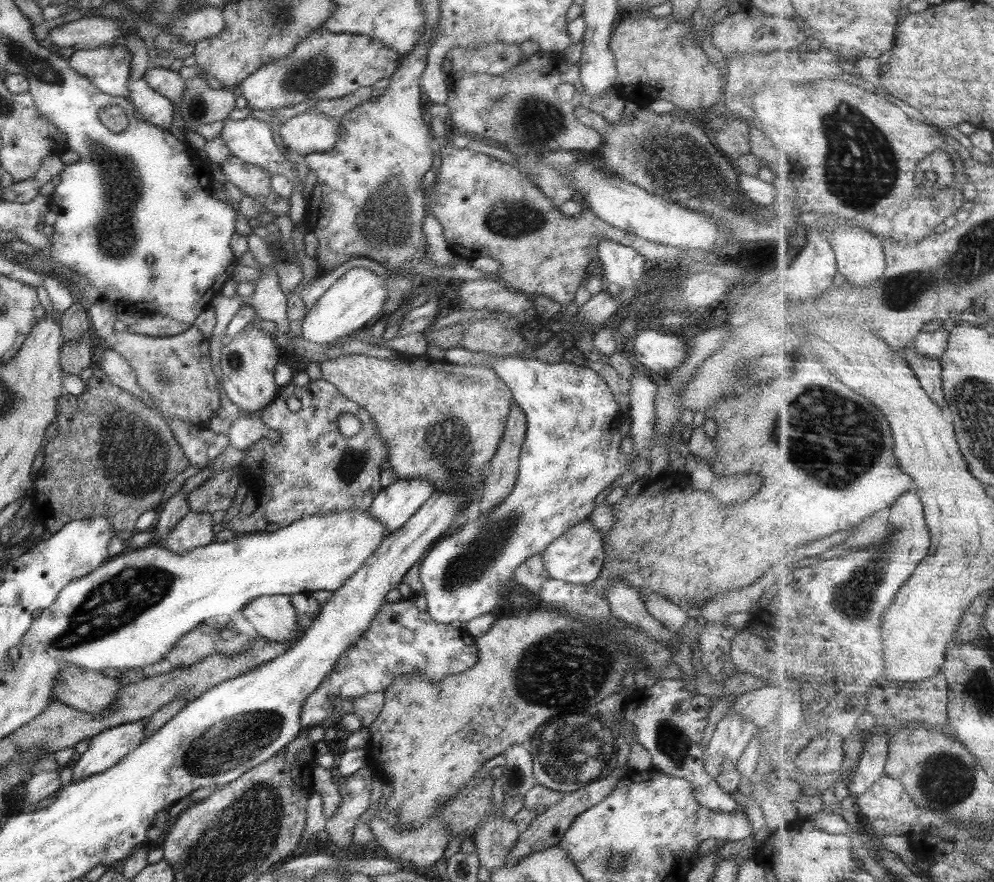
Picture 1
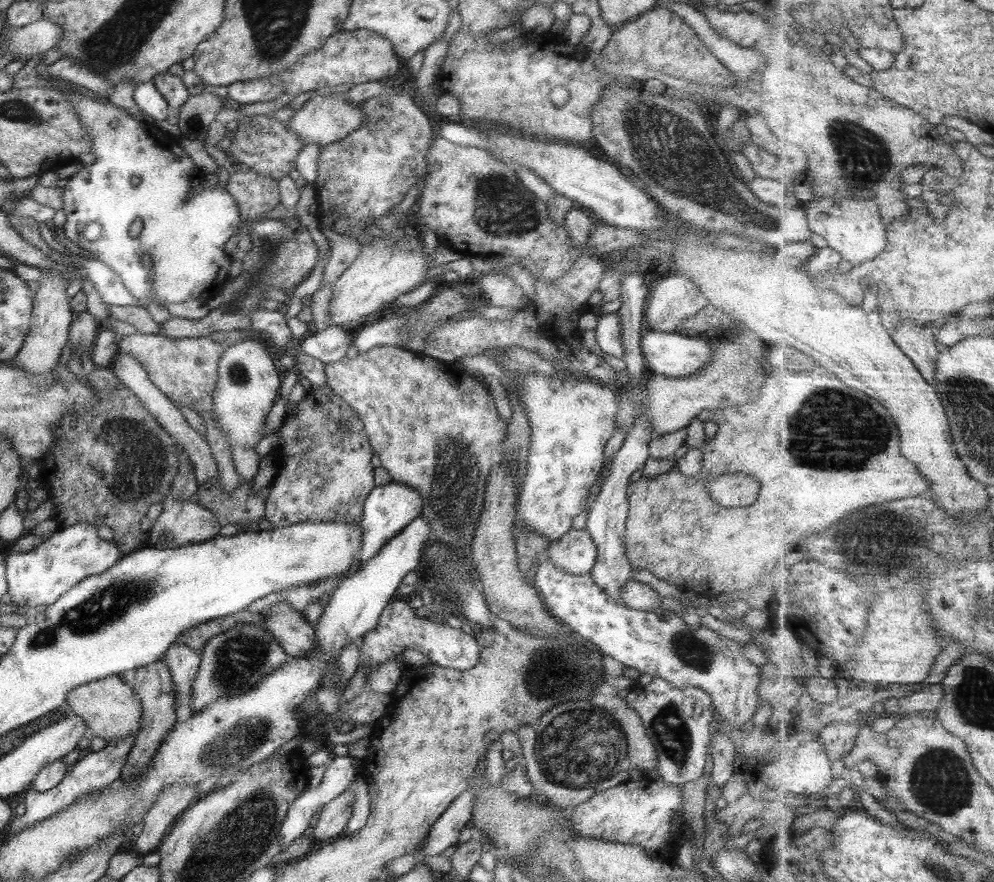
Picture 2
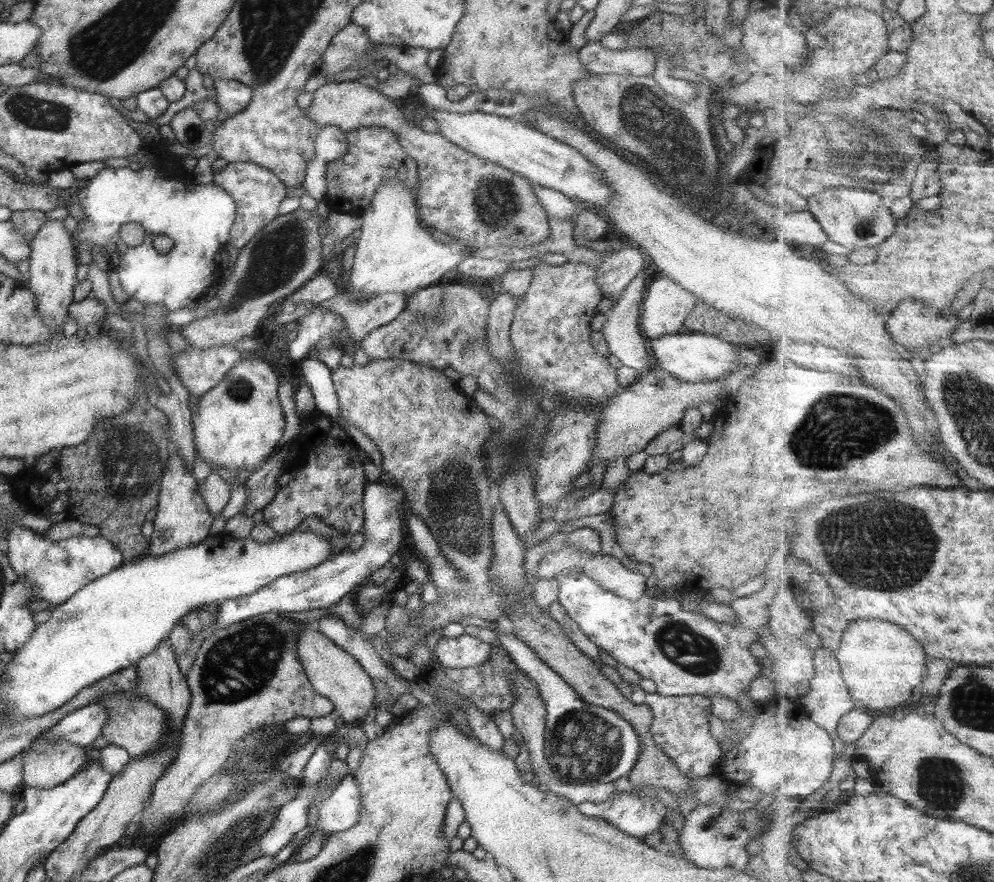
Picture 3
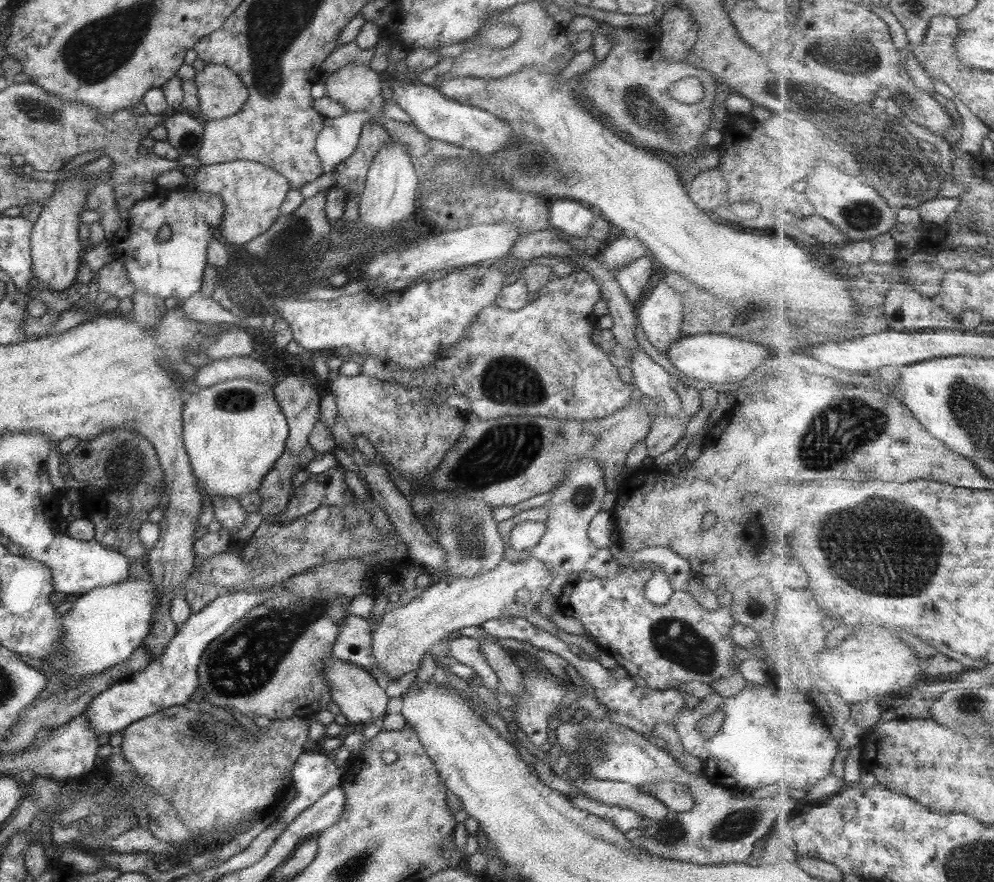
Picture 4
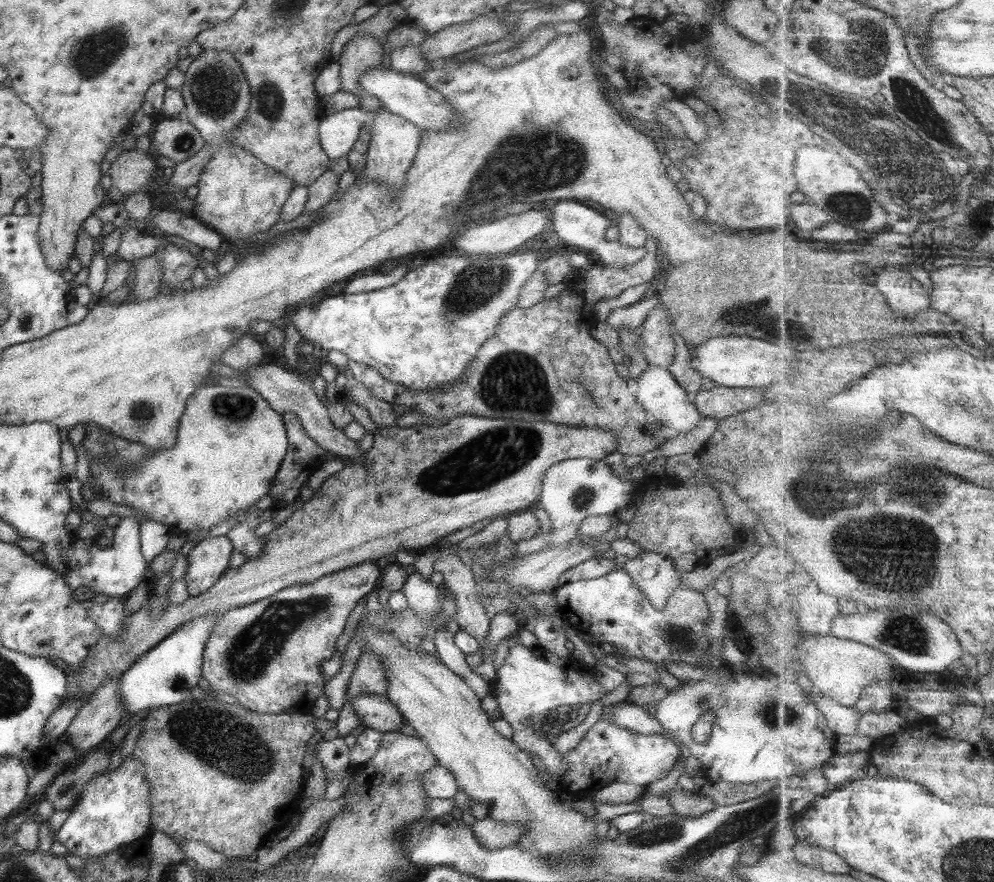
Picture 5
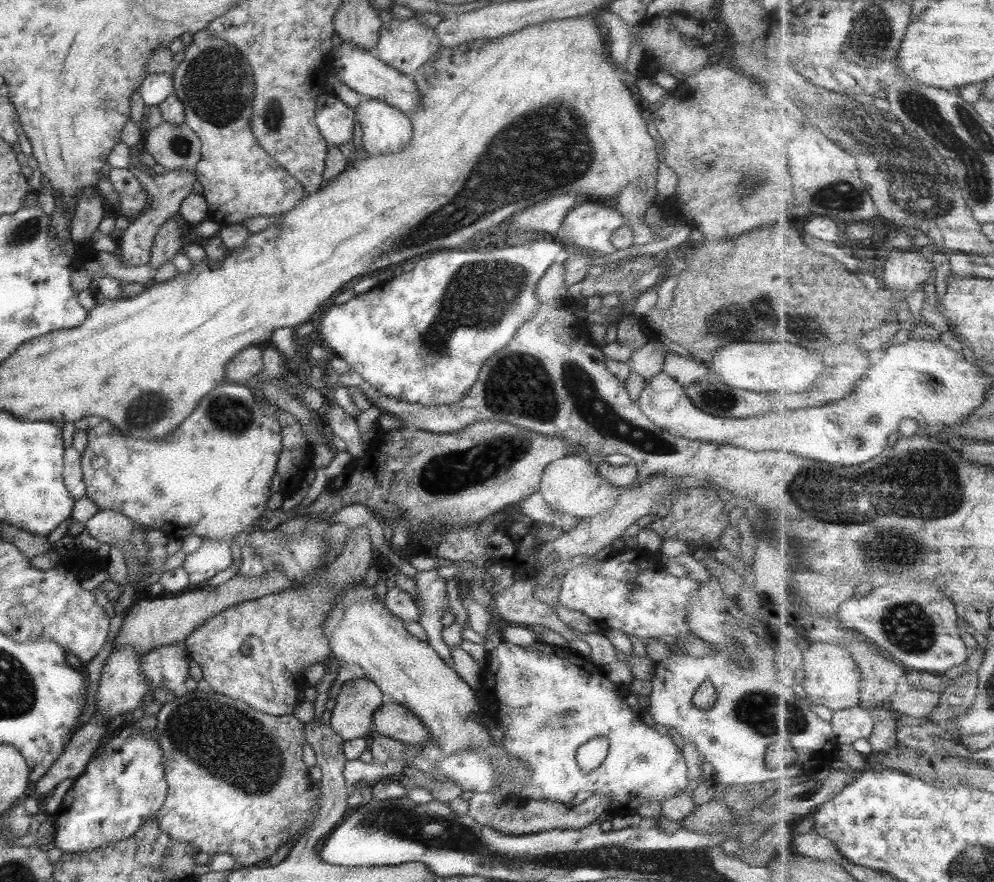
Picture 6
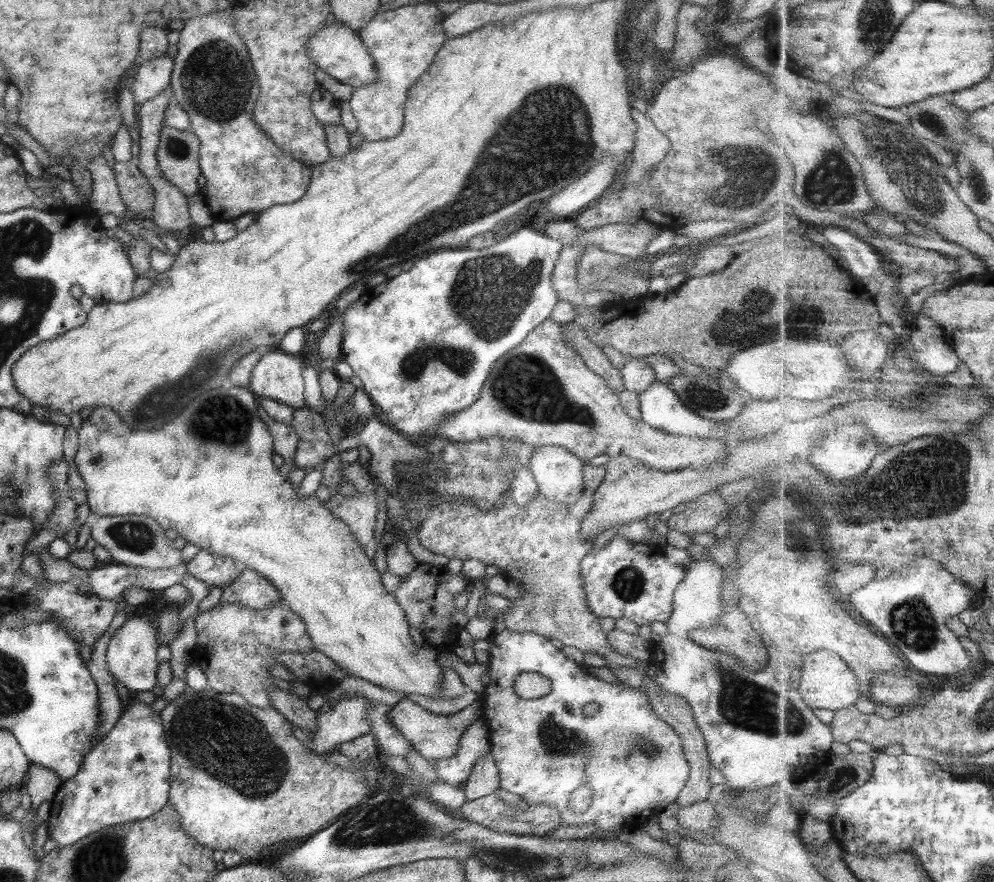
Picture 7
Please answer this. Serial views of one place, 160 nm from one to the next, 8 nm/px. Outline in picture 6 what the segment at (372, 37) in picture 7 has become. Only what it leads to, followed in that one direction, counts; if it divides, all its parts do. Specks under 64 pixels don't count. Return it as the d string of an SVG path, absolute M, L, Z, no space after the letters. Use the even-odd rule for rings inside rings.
M414 13L414 16L408 18L407 20L392 20L385 27L380 27L380 33L375 43L375 52L374 57L378 58L381 62L387 63L387 66L391 66L392 69L395 69L397 72L404 74L405 76L410 77L415 70L417 70L429 57L436 53L440 48L440 44L434 29L431 27L425 27L424 24L421 25L415 17L417 13ZM363 96L353 110L353 118L360 124L364 156L399 153L411 141L409 118L395 107Z

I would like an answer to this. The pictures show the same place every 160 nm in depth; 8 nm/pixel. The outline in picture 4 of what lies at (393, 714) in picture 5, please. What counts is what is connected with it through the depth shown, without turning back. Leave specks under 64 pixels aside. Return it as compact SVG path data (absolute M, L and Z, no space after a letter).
M333 655L323 660L323 681L329 691L330 700L339 708L339 712L345 717L346 722L369 722L369 720L381 720L385 715L385 704L388 697L385 691L375 682L369 671L347 664L342 660L335 660Z

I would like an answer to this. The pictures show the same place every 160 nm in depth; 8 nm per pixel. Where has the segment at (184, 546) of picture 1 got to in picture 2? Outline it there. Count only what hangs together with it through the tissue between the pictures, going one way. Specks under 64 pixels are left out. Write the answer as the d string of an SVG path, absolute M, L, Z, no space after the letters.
M170 493L162 500L163 509L159 516L152 521L151 528L145 533L145 545L156 549L174 549L191 543L202 543L213 539L218 534L220 524L209 508L204 509L193 499L178 500Z

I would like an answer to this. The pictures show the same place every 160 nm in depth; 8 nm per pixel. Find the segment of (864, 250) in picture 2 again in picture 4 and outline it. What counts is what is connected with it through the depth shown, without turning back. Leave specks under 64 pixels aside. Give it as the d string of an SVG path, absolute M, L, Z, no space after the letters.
M821 164L809 176L806 196L816 206L816 213L844 232L849 241L869 241L887 234L898 223L898 212L888 204L875 188L867 186L859 177L841 172L833 164Z

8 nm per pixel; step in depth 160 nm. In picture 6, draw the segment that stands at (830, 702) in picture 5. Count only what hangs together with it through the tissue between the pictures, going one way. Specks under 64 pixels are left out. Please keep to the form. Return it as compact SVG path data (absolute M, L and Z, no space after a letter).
M860 705L834 711L830 721L839 736L839 743L852 746L863 738L869 739L875 723L874 718L869 717L869 708Z

